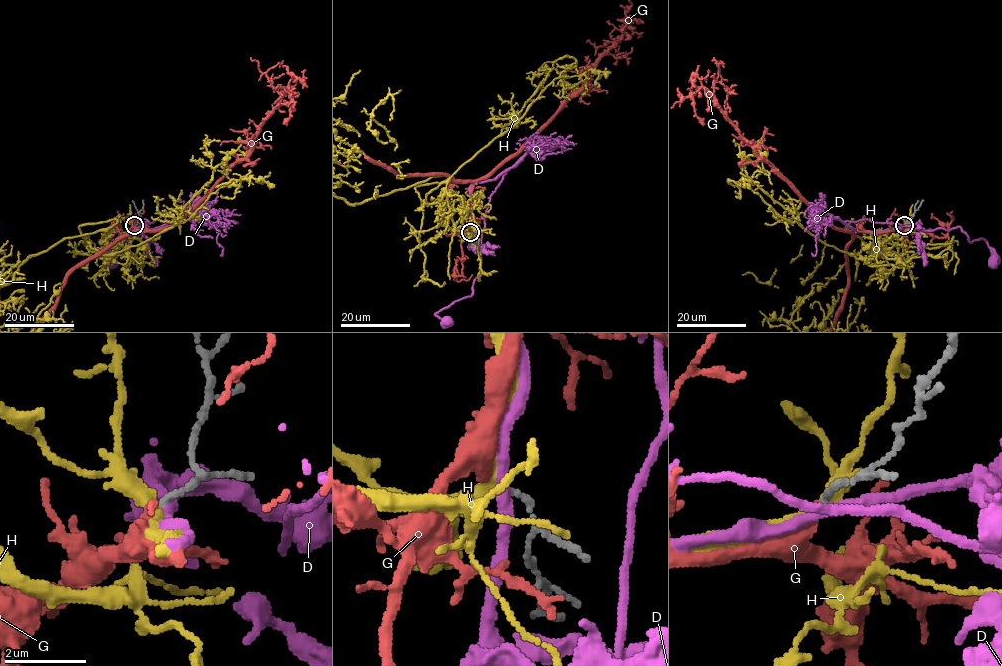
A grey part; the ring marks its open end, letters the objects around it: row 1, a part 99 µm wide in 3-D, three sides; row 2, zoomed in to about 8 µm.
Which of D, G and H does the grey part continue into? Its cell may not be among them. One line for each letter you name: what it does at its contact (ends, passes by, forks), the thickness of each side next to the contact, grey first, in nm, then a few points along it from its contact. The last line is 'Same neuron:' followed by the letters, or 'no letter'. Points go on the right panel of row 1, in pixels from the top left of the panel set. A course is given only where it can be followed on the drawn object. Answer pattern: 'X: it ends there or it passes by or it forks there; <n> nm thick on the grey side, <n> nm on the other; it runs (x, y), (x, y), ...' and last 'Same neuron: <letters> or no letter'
G: it ends there; 140 nm thick on the grey side, 360 nm on the other
Same neuron: G

